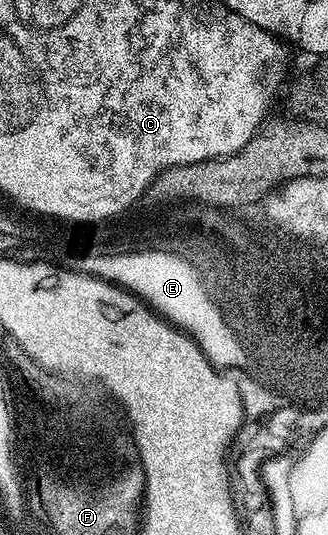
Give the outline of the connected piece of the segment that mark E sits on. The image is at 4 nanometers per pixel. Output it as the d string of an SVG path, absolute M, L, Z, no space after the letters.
M114 252L106 253L102 258L95 255L89 263L83 261L81 273L92 274L96 278L105 279L124 290L134 292L166 321L188 333L202 349L206 359L215 367L220 369L244 368L245 363L241 360L239 345L235 343L229 329L221 323L217 309L211 305L211 301L207 301L205 293L201 291L197 275L183 261L177 261L167 255L121 257Z

